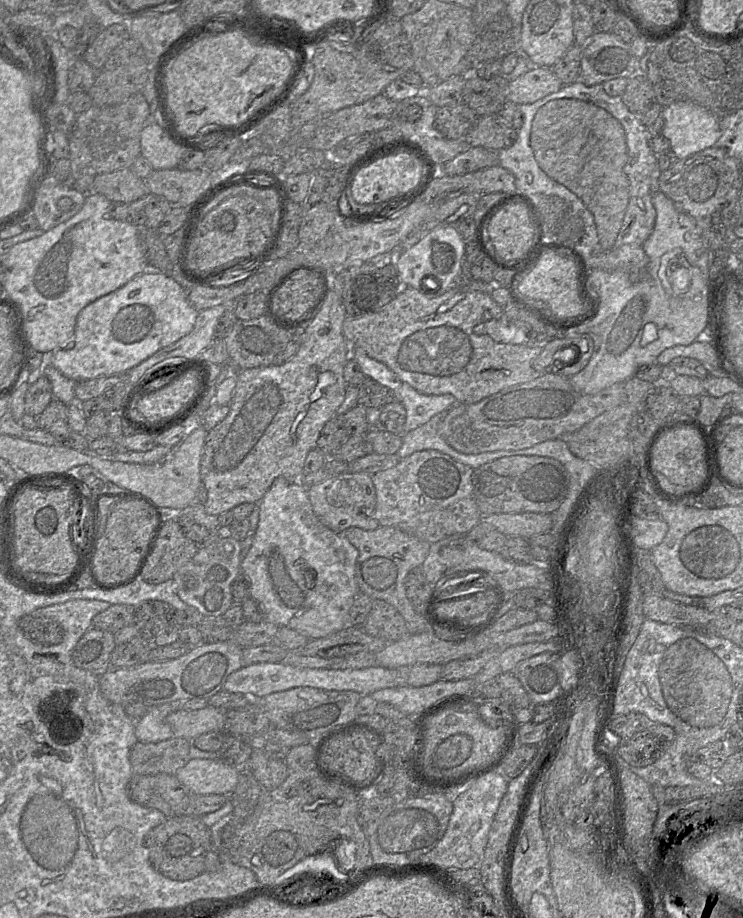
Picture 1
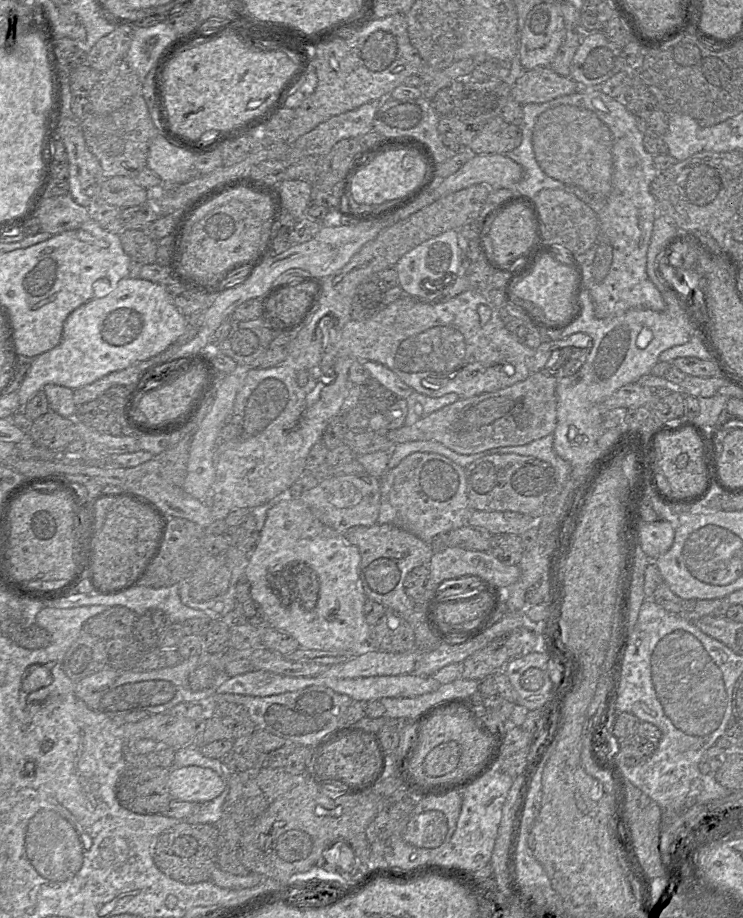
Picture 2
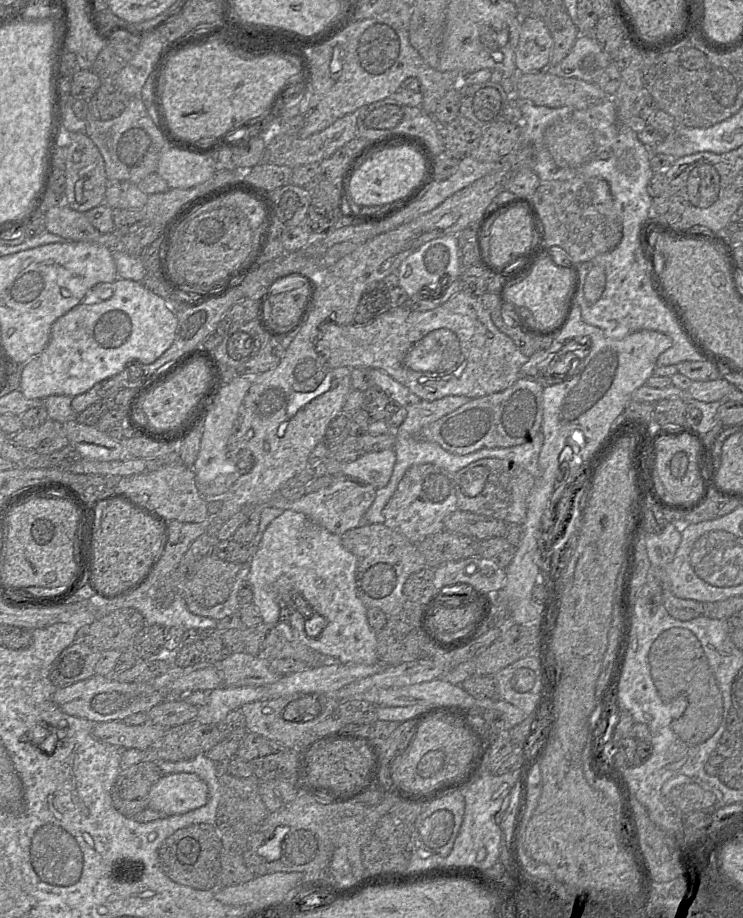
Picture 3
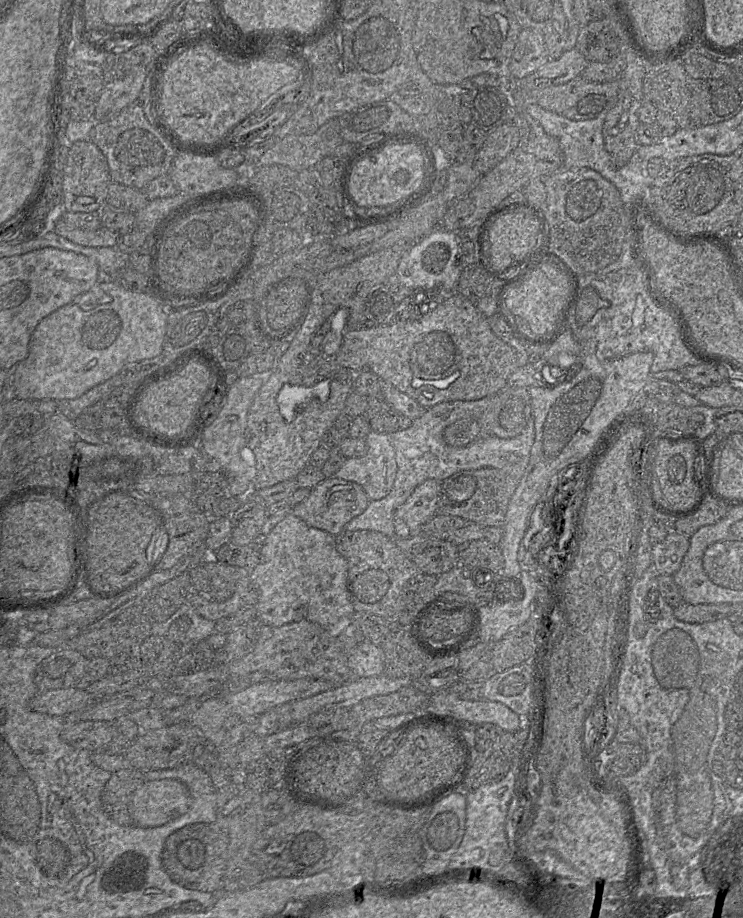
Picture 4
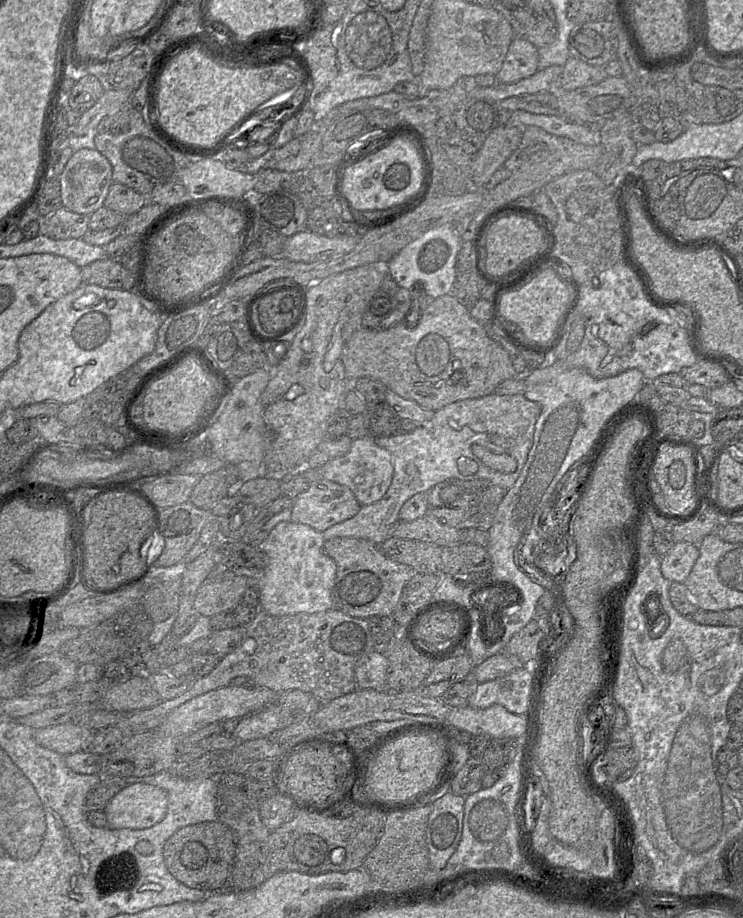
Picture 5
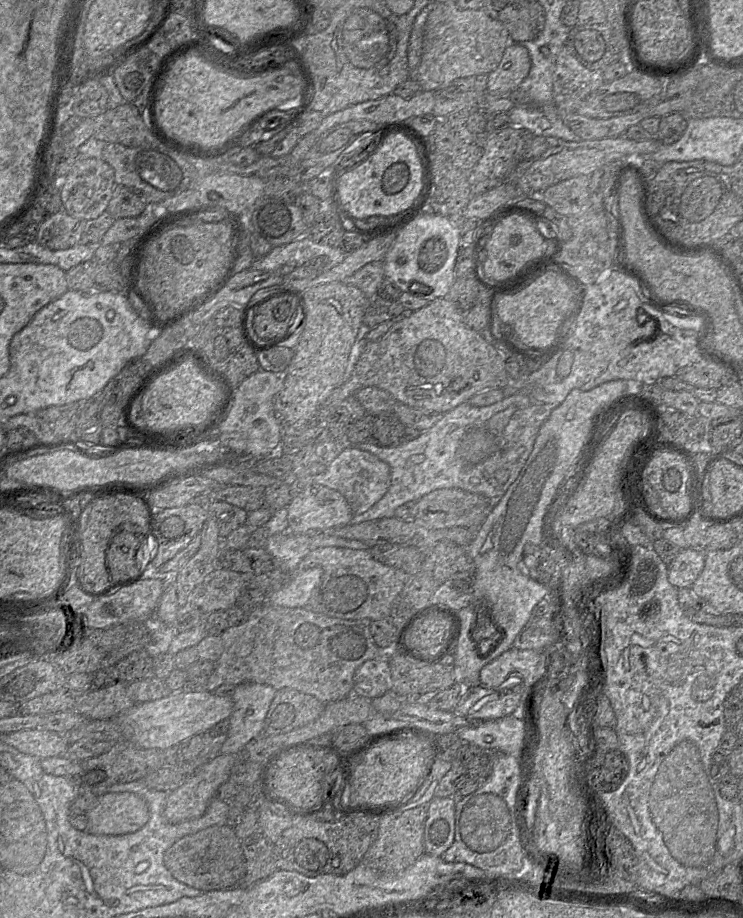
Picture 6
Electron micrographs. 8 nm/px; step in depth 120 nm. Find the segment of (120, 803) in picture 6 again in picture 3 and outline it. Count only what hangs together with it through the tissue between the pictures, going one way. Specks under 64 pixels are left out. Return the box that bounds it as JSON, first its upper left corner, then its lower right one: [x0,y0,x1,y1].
[148,774,208,816]

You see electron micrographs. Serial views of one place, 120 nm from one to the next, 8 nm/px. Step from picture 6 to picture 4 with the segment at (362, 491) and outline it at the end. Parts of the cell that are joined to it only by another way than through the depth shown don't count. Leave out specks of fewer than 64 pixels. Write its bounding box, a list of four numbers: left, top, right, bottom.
[334,431,397,501]

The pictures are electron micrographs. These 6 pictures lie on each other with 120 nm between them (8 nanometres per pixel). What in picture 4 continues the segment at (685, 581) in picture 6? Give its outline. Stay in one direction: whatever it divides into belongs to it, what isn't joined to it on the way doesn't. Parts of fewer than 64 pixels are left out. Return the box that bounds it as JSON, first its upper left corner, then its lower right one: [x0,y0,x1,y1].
[652,531,689,575]

